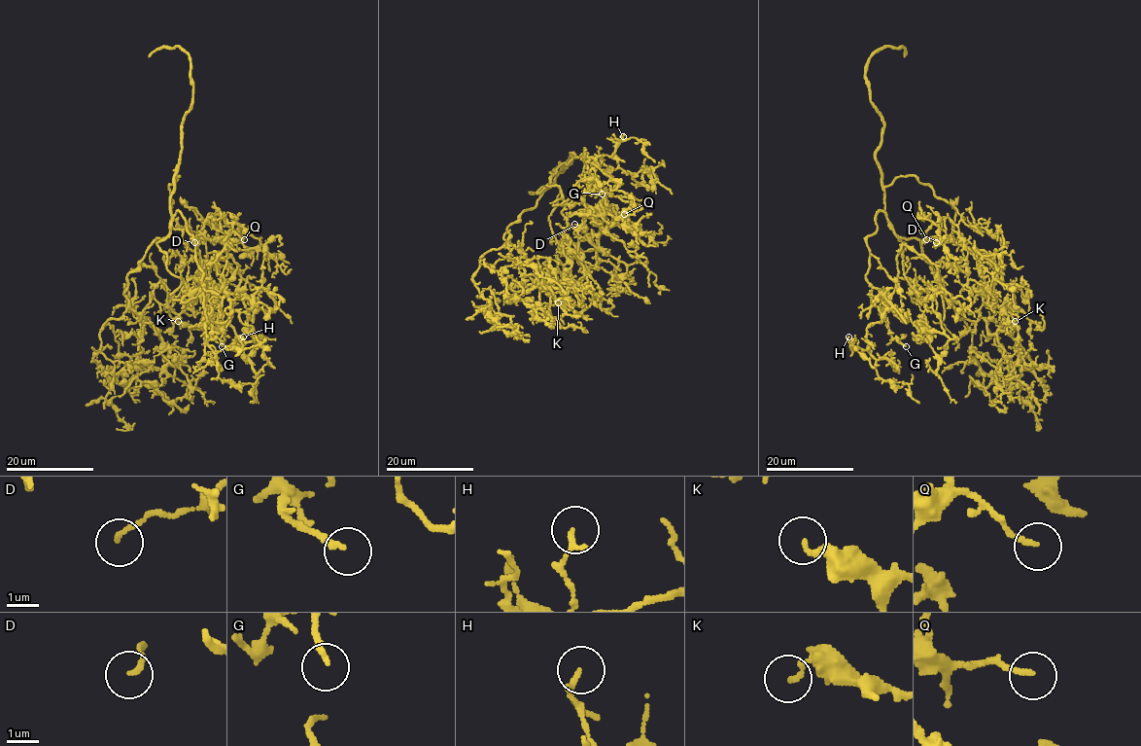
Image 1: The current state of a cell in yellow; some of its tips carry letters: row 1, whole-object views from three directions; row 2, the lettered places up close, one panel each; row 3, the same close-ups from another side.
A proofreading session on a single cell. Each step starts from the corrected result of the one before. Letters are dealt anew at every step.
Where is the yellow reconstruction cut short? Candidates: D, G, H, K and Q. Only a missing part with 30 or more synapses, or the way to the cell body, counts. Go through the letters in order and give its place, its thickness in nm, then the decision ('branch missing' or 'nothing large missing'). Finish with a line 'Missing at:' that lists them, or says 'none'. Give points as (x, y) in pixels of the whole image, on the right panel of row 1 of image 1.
D: place (936, 242); calibre 140 nm; nothing large missing
G: place (906, 346); calibre 180 nm; branch missing
H: place (848, 337); calibre 150 nm; nothing large missing
K: place (1015, 321); calibre 180 nm; nothing large missing
Q: place (926, 239); calibre 170 nm; nothing large missing
Missing at: G

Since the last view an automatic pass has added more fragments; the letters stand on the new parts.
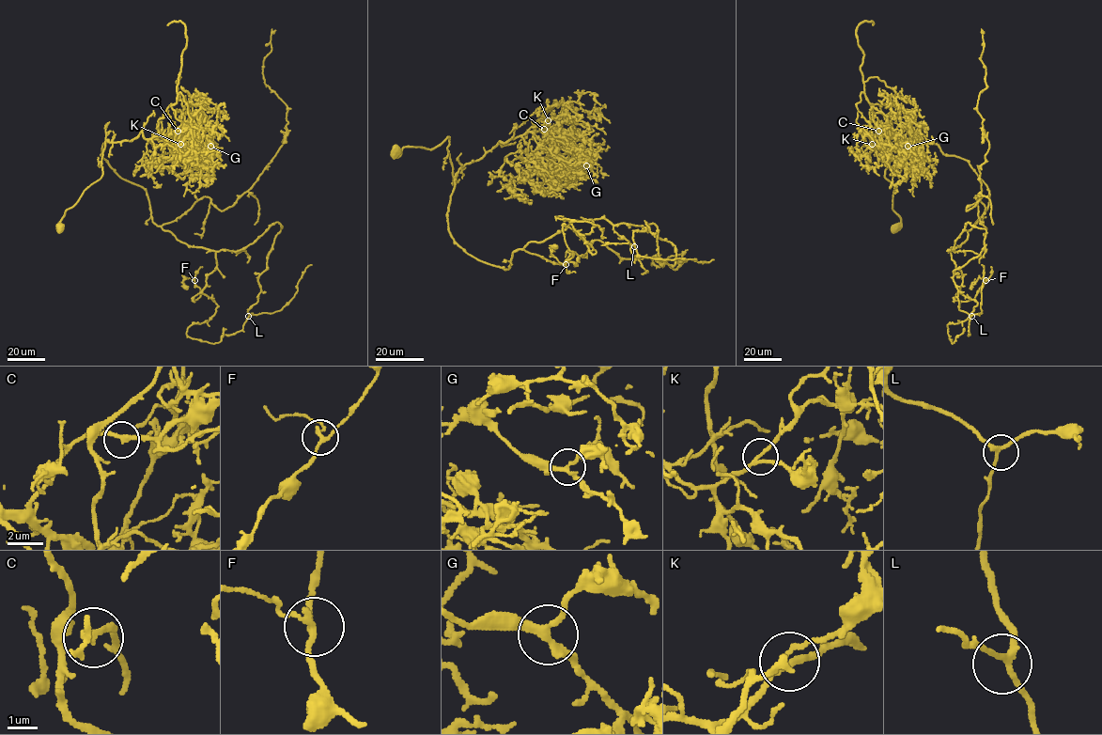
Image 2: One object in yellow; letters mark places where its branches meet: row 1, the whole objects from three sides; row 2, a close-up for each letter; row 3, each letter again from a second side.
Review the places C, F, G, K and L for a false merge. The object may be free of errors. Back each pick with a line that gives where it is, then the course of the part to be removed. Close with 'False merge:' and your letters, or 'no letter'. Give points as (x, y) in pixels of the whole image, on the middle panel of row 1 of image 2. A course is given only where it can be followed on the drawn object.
C: Place: (544, 129). Course of the part to remove: (544, 129), (458, 170), (466, 252), (508, 269), (606, 218), (675, 263), (653, 224), (641, 256), (714, 259)
False merge: C

